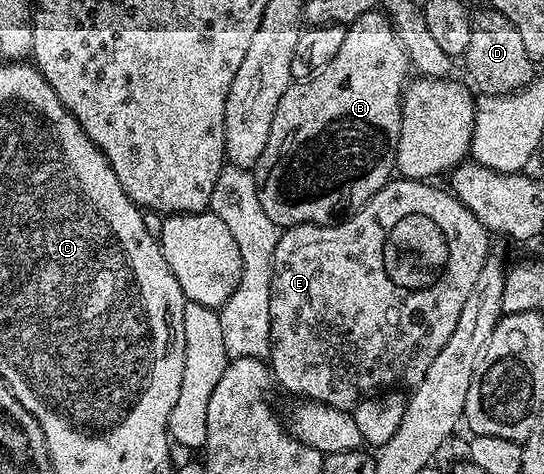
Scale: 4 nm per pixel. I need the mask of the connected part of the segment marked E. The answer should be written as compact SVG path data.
M400 176L394 177L383 188L379 188L379 192L375 192L375 196L371 196L371 200L367 200L367 204L363 204L354 214L348 215L341 219L340 222L334 222L331 226L316 226L315 224L303 224L302 226L291 226L281 230L281 239L279 244L275 244L275 256L273 257L273 271L271 272L271 340L269 341L269 367L270 373L277 381L289 392L299 395L299 398L319 402L329 407L343 411L350 411L359 402L367 397L376 395L384 390L395 388L397 384L401 383L406 388L412 388L421 382L427 370L431 368L432 361L436 356L439 356L440 350L443 349L443 344L447 344L447 339L450 338L451 332L455 332L455 323L459 320L459 311L463 309L463 304L467 300L467 295L471 292L471 288L475 285L475 280L479 277L479 272L483 269L483 264L487 260L489 251L491 249L491 235L486 230L483 224L479 224L479 220L475 220L475 216L458 198L445 188L440 190L439 187L433 186L437 184L430 184L425 180L418 180L415 178L402 178Z

